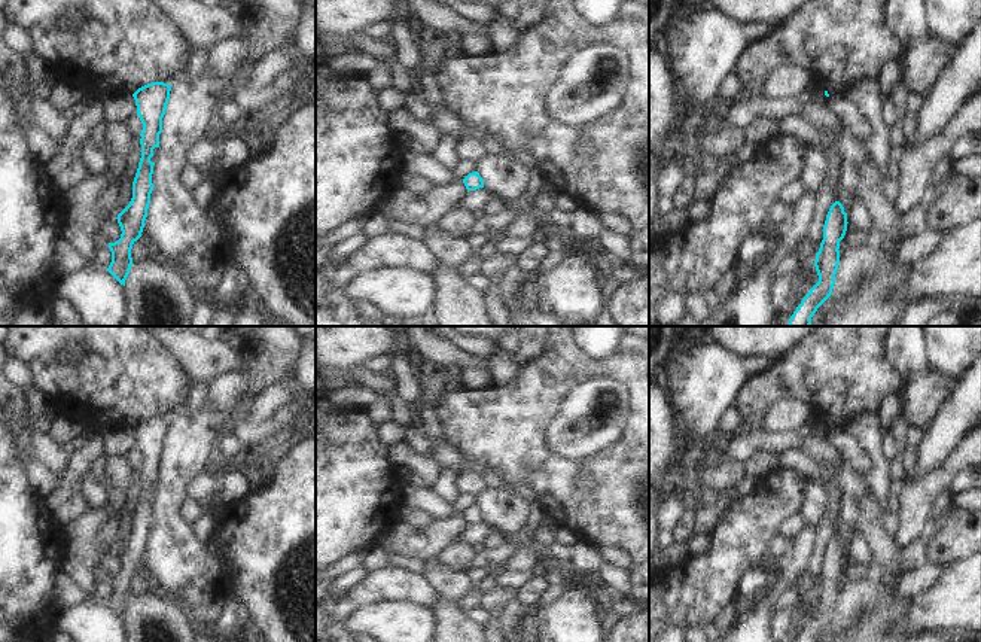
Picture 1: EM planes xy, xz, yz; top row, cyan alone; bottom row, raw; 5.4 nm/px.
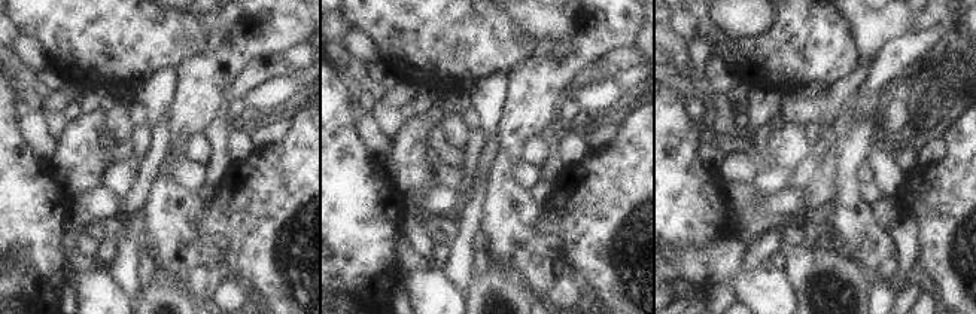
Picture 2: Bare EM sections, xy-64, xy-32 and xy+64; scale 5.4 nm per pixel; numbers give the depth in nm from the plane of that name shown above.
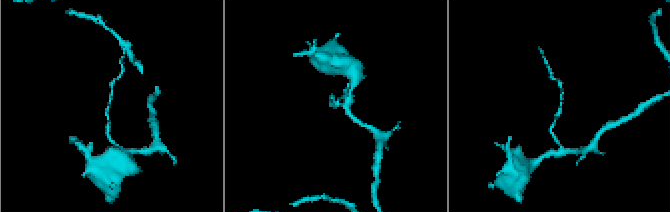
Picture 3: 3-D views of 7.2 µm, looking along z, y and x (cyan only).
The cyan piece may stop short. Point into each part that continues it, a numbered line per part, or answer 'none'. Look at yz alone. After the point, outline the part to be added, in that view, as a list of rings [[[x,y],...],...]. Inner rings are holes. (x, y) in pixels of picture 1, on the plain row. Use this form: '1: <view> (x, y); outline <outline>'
none

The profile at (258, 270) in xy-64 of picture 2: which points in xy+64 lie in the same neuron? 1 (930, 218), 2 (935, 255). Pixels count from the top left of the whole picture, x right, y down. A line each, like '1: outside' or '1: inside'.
1: inside
2: inside

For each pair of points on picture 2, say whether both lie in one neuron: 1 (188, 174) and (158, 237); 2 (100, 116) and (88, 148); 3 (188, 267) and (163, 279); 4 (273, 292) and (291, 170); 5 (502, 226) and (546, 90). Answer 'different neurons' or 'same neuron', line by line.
1: different neurons
2: same neuron
3: different neurons
4: same neuron
5: same neuron

